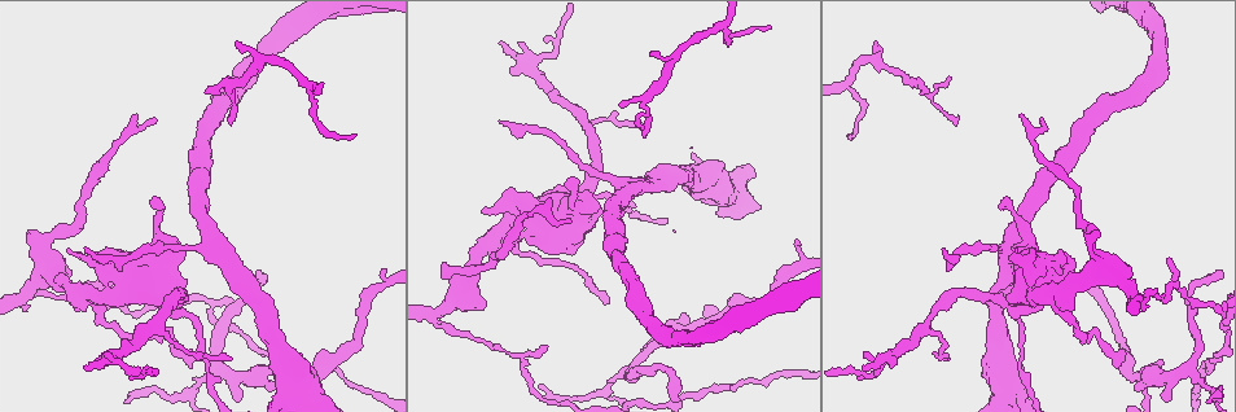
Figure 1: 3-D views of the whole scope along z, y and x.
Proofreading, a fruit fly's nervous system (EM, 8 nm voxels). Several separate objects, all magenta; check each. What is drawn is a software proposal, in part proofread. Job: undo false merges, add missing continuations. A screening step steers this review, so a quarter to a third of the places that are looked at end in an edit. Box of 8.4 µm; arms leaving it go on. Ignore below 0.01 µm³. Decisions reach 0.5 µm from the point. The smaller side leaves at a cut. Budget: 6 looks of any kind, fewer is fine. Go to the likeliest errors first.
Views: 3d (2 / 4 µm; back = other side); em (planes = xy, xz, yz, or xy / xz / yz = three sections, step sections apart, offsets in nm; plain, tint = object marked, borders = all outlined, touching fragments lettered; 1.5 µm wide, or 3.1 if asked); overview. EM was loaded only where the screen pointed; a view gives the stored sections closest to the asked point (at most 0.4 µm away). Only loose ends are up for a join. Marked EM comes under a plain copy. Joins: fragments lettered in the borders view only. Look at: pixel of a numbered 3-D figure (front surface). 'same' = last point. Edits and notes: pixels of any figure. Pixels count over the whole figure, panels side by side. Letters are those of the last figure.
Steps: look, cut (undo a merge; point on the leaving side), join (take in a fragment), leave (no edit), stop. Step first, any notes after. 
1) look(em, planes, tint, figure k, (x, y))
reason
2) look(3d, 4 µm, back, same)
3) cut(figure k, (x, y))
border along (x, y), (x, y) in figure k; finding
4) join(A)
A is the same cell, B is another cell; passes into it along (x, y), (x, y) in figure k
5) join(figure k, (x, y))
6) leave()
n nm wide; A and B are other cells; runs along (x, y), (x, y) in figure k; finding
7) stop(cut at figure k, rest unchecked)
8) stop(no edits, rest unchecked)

look(3d, 4 µm, figure 1, (1186, 369))
sharp bend

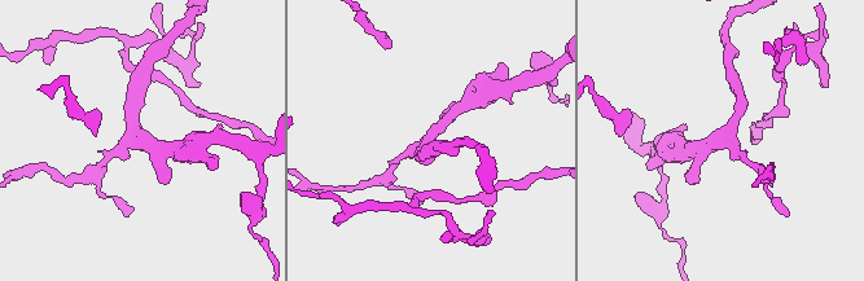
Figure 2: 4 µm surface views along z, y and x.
look(em, planes, borders, figure 2, (138, 137))

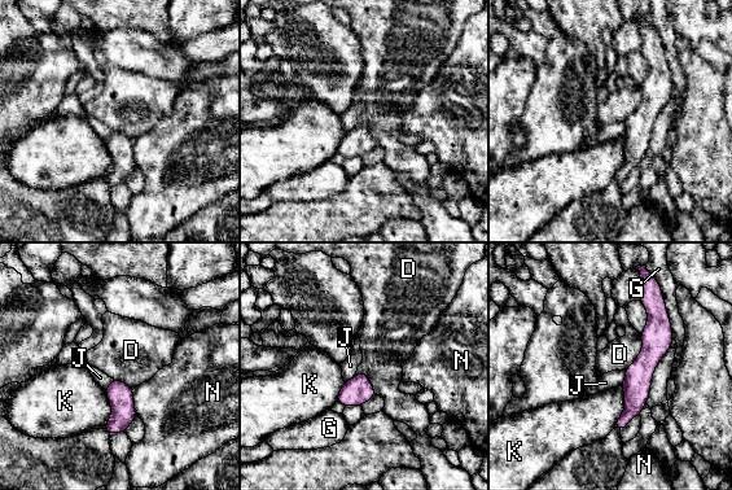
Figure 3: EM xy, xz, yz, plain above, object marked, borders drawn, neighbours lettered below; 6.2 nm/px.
leave()
110 nm wide; D, G, J, K and N are other cells; runs along (645, 336), (634, 407), (618, 425) in figure 3; continuous, no second neuron

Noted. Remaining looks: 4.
look(em, planes, borders, figure 1, (1018, 115))
an open end

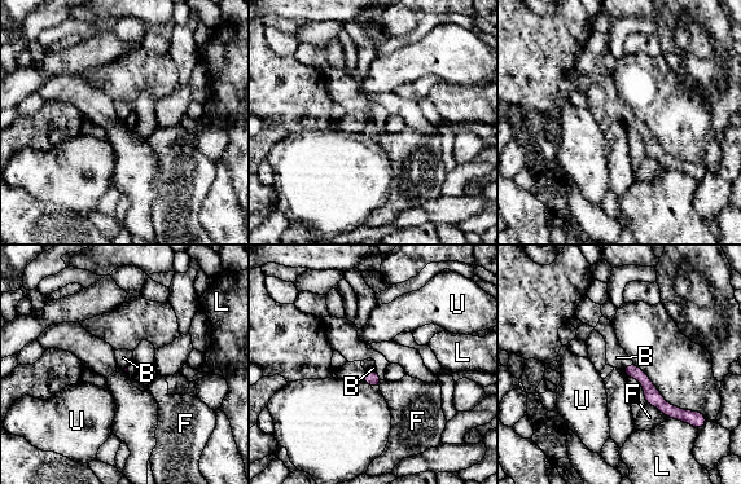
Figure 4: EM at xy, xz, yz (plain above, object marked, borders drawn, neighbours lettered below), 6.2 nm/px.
join(B)
F touches over 180 nm; B is the same cell, F, L and U are other cells; passes into it along (653, 396), (628, 365), (617, 357) in figure 4; it goes on there

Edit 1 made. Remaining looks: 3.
look(overview)
redraw

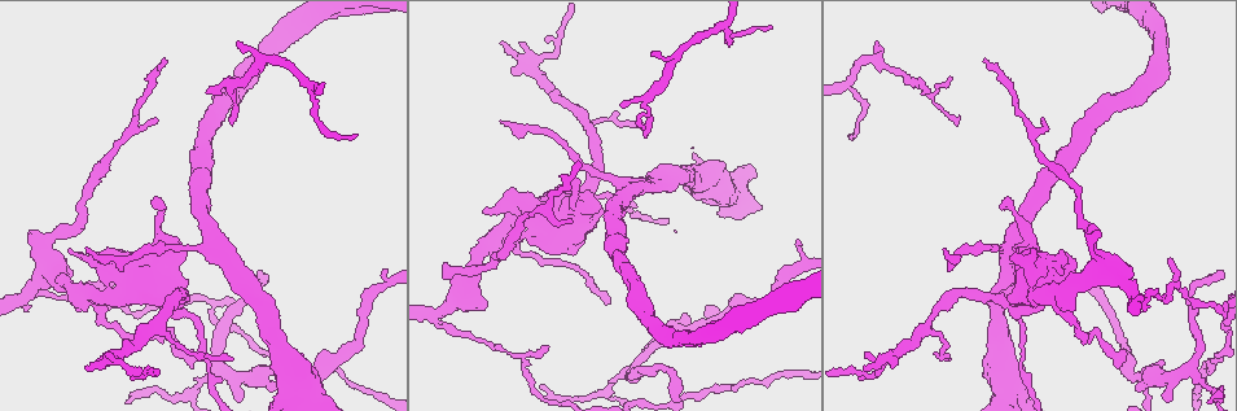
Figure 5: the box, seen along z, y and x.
look(em, xz, step 8, tint, figure 5, (579, 209))
calibre changes

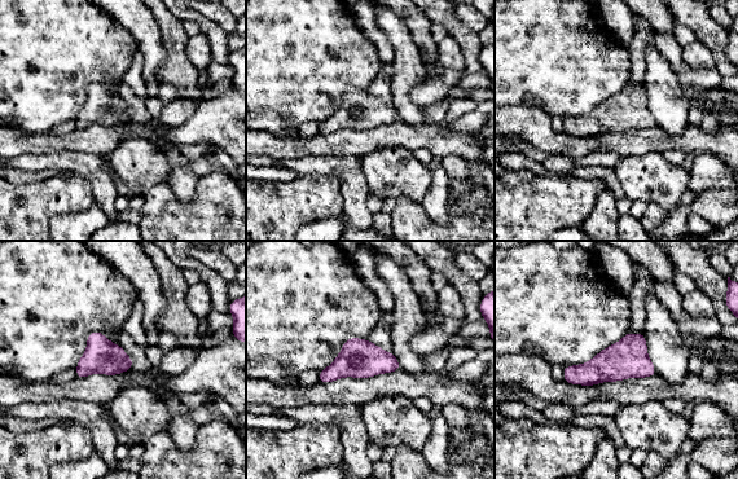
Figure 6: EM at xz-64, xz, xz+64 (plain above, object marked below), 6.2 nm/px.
look(em, xz, step 8, borders, same)
what lies round it

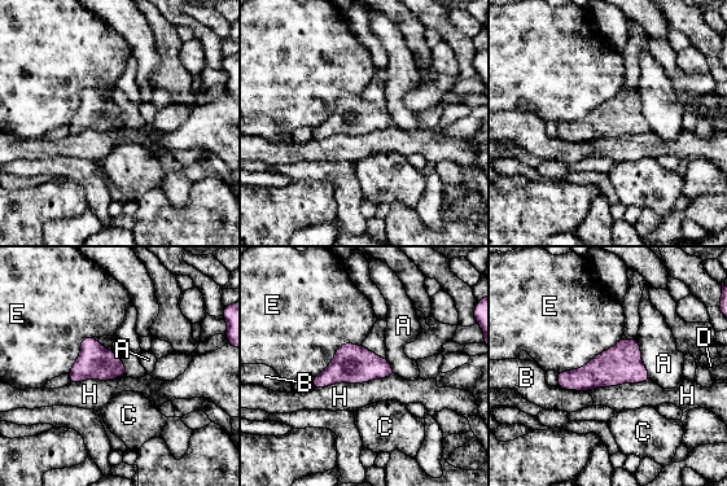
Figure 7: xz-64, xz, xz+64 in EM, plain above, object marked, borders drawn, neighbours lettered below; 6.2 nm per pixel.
leave()
H touches over 500 nm; A, B, C, D, E and H are other cells; one neuron here

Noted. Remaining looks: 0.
stop(join at figure 4, rest unchecked)

